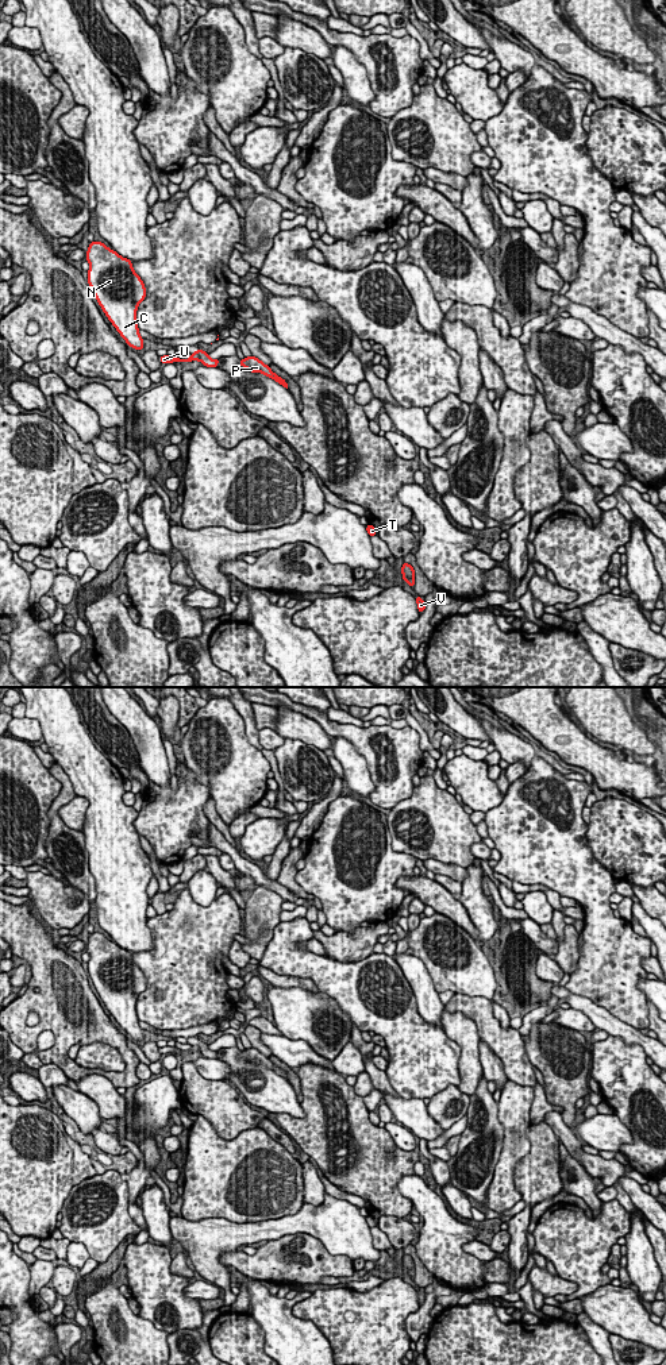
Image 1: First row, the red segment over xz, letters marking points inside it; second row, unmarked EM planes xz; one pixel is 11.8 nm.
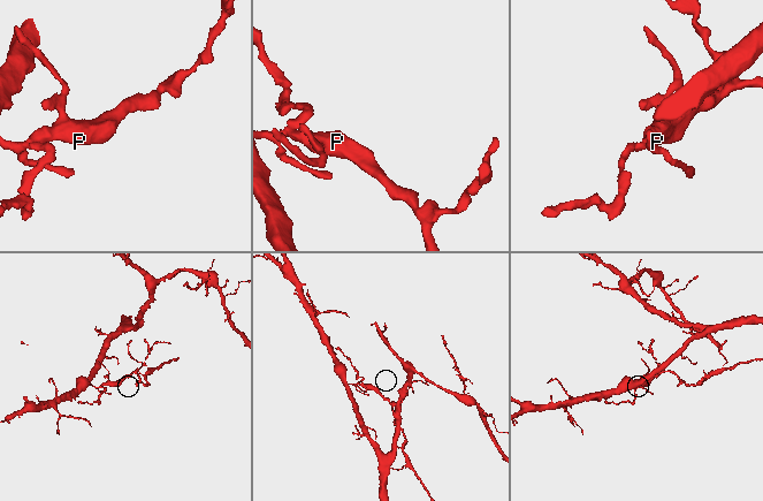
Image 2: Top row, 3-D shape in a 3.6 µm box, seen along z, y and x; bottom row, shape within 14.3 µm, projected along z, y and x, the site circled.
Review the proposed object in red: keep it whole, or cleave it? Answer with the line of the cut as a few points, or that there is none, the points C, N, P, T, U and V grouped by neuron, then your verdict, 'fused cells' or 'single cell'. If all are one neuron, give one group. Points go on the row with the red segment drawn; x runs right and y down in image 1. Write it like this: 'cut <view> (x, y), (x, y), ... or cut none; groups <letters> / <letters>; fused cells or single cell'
cut xz (195, 351), (199, 359); groups C N U / P T V; fused cells

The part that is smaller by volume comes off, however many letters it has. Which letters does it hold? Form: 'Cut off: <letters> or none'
Cut off: P, T, V

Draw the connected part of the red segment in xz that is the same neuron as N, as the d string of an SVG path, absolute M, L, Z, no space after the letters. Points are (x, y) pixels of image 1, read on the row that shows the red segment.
M96 240L91 242L85 259L91 265L88 285L105 316L127 346L143 350L135 316L139 302L146 298L146 288L132 262Z

